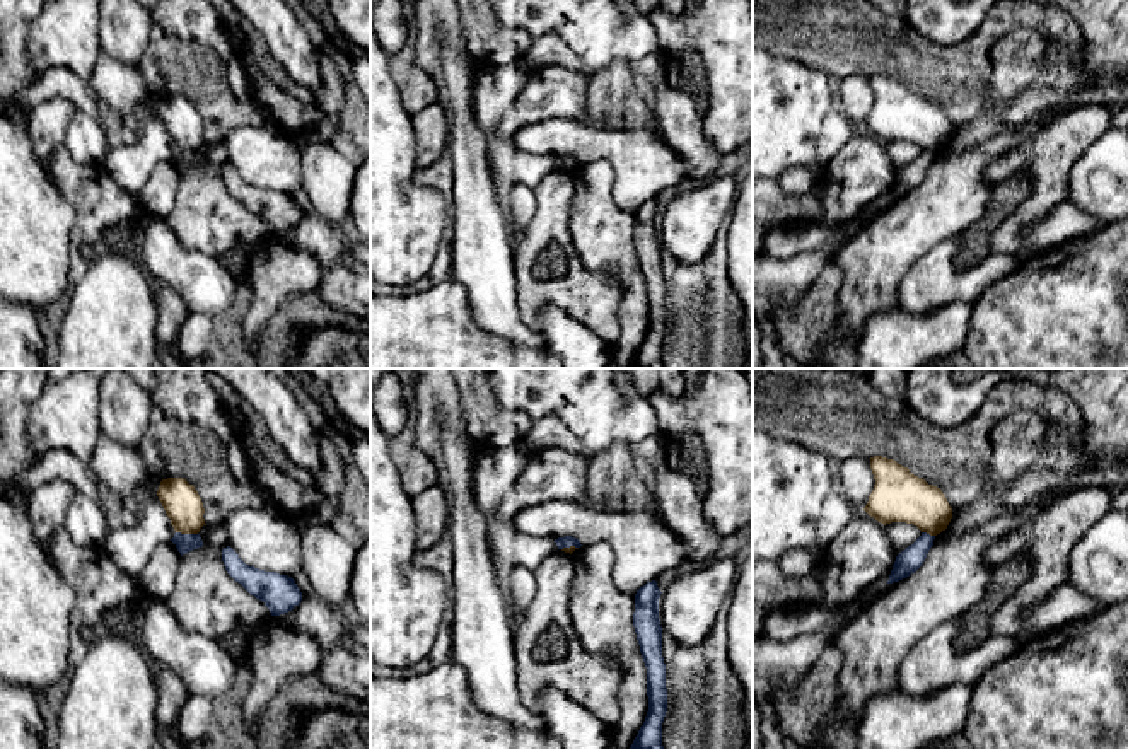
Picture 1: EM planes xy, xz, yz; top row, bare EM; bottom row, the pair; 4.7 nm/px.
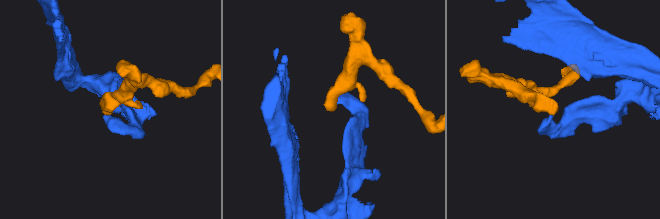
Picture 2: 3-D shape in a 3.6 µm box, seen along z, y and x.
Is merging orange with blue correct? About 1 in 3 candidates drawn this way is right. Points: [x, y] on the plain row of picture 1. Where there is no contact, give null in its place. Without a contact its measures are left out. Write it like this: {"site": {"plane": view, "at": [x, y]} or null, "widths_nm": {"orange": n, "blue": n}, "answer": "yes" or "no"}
{"site": {"plane": "xy", "at": [186, 150]}, "widths_nm": {"orange": 180, "blue": 90}, "answer": "no"}

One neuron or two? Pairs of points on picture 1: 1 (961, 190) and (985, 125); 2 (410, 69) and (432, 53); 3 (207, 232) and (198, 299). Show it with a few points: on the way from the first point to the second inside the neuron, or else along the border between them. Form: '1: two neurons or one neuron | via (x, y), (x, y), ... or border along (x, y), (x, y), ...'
1: two neurons | border along (1014, 125), (995, 128), (963, 152), (944, 149)
2: two neurons | border along (415, 24), (417, 62), (437, 86), (437, 99)
3: two neurons | border along (171, 229), (186, 248), (231, 263)

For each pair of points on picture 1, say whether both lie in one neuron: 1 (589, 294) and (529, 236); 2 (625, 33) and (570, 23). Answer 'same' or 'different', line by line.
1: same
2: same

